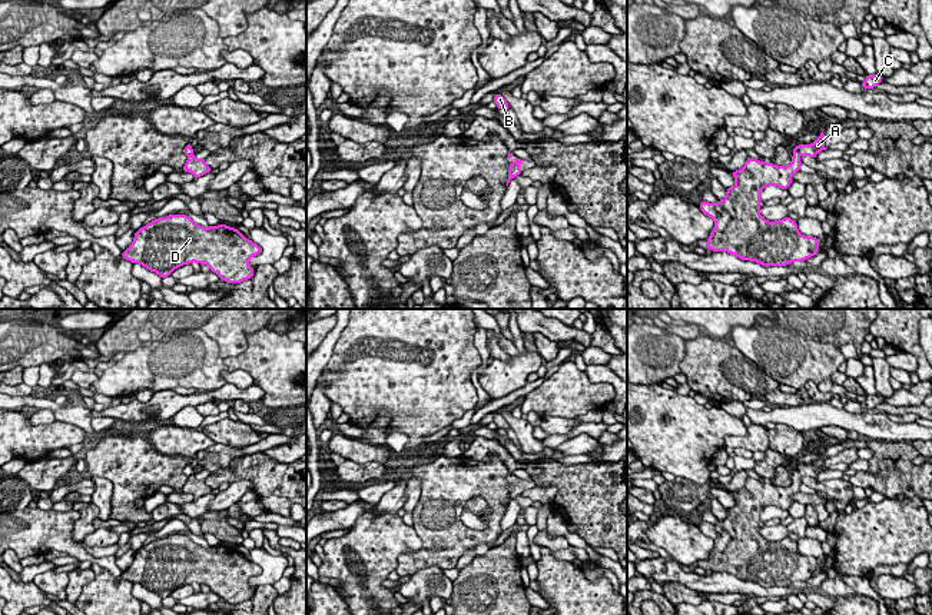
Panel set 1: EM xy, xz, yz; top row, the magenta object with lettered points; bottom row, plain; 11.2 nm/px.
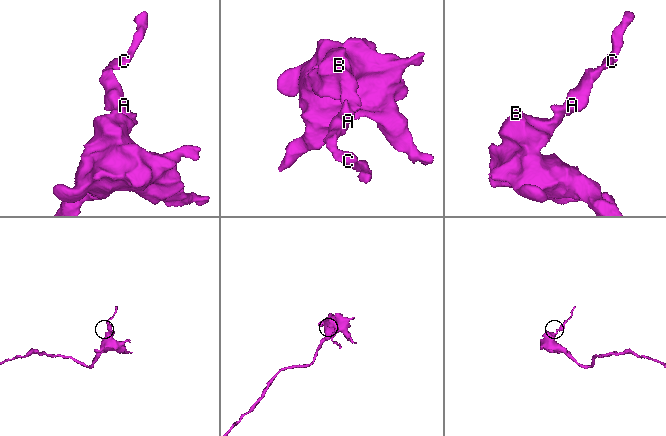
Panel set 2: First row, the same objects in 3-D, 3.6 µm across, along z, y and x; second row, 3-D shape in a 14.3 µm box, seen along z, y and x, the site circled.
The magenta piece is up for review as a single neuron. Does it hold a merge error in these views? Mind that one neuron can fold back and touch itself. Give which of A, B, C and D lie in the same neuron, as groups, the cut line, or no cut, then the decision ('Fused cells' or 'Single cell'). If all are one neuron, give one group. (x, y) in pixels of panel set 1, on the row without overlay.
Groups: A B C D. No split. Single cell

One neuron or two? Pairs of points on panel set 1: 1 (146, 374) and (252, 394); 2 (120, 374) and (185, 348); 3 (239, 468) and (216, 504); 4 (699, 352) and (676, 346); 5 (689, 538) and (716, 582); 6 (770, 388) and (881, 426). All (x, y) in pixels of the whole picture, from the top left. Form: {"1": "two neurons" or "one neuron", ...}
{"1": "two neurons", "2": "one neuron", "3": "two neurons", "4": "two neurons", "5": "two neurons", "6": "two neurons"}

